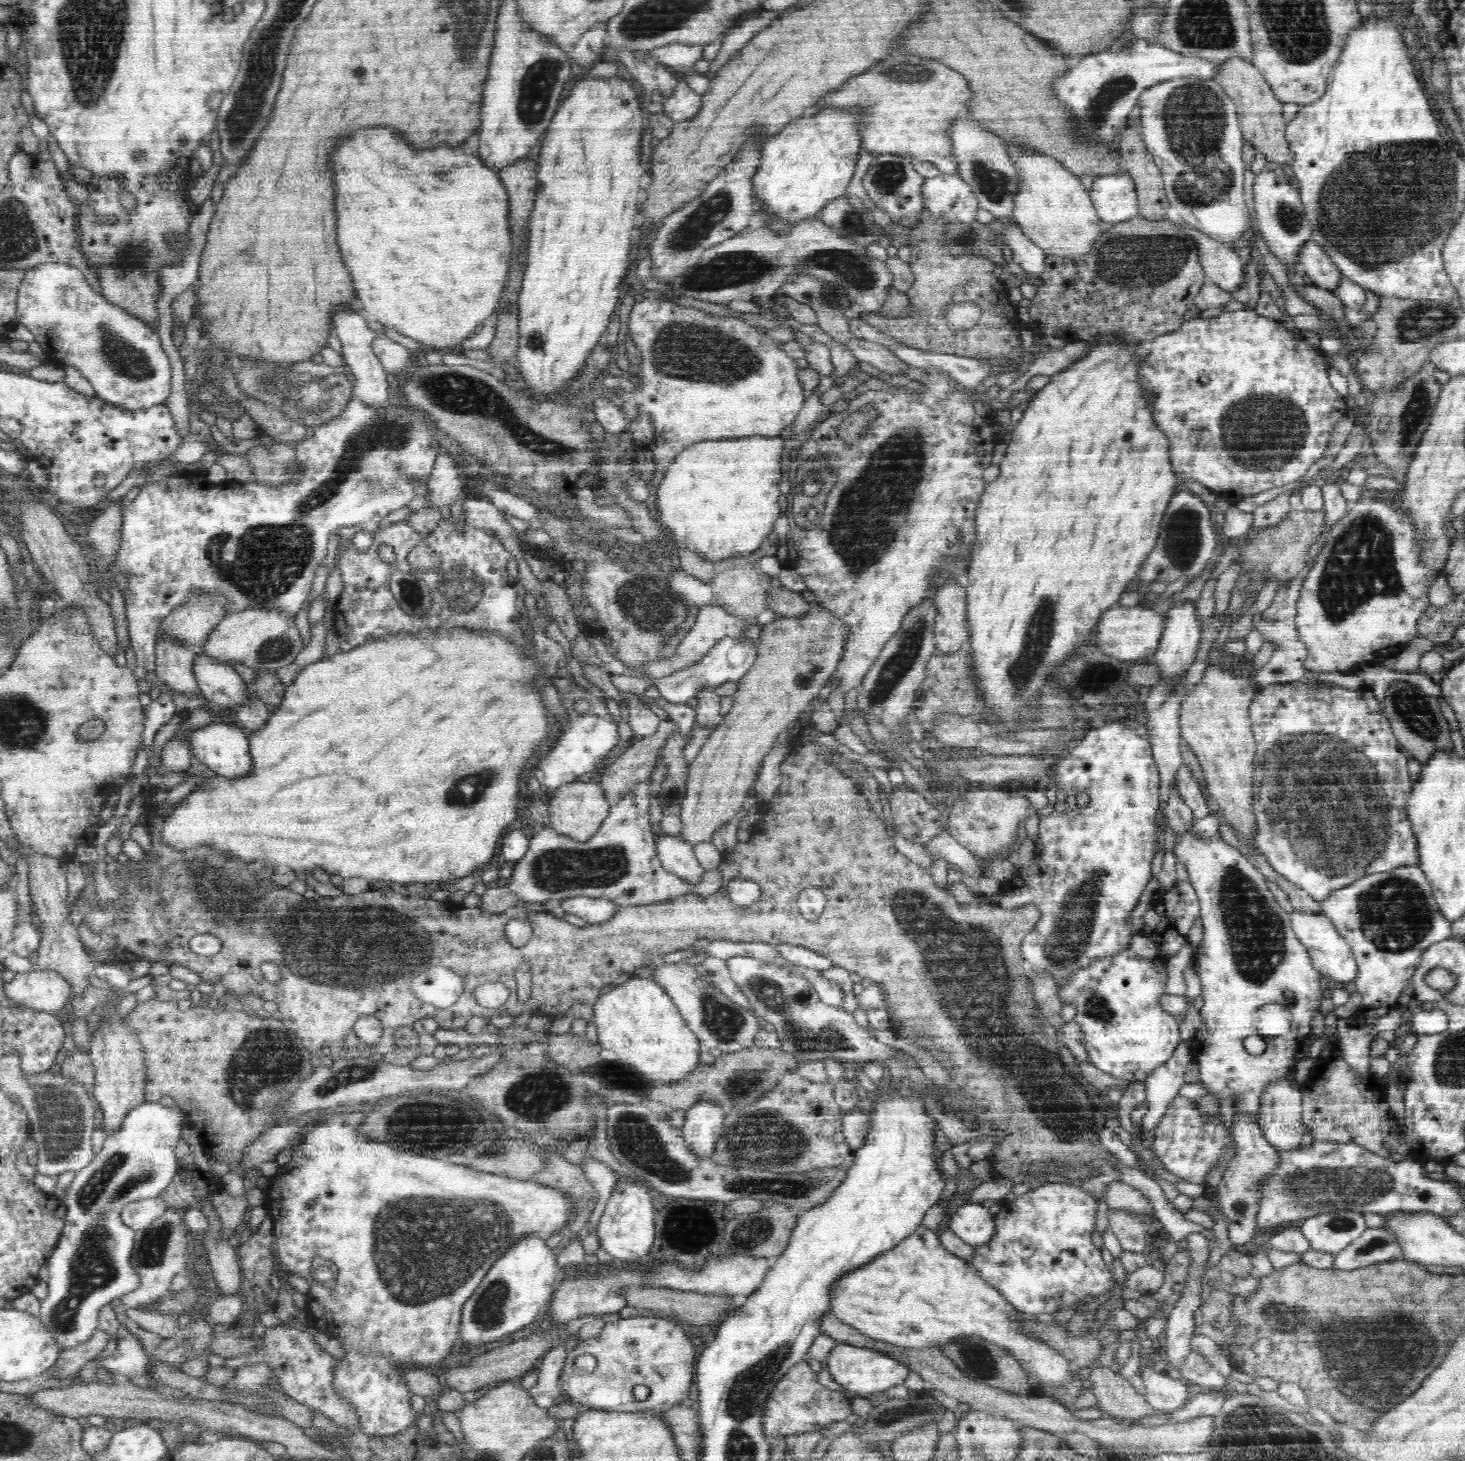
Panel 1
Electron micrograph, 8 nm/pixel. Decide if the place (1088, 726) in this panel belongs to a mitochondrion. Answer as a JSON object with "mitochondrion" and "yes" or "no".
{"mitochondrion":"no"}

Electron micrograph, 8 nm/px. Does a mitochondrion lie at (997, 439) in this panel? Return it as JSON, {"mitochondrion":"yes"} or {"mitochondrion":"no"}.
{"mitochondrion":"no"}

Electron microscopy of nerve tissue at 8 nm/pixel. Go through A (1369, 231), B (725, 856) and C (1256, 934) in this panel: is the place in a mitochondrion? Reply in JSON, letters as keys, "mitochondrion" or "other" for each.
{"A":"mitochondrion","B":"other","C":"mitochondrion"}

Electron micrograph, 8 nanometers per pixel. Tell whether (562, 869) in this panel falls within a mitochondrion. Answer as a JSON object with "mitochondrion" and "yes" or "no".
{"mitochondrion":"yes"}

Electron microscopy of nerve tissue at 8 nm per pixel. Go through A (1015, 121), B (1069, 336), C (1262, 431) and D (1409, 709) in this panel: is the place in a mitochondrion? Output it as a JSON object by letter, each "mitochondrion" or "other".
{"A":"other","B":"other","C":"mitochondrion","D":"mitochondrion"}

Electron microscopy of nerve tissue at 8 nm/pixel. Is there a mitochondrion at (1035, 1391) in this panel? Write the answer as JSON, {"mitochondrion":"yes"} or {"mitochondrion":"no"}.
{"mitochondrion":"no"}

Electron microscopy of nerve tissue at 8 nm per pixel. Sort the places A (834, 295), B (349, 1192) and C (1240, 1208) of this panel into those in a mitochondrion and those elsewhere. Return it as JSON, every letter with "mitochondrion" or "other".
{"A":"mitochondrion","B":"other","C":"other"}

